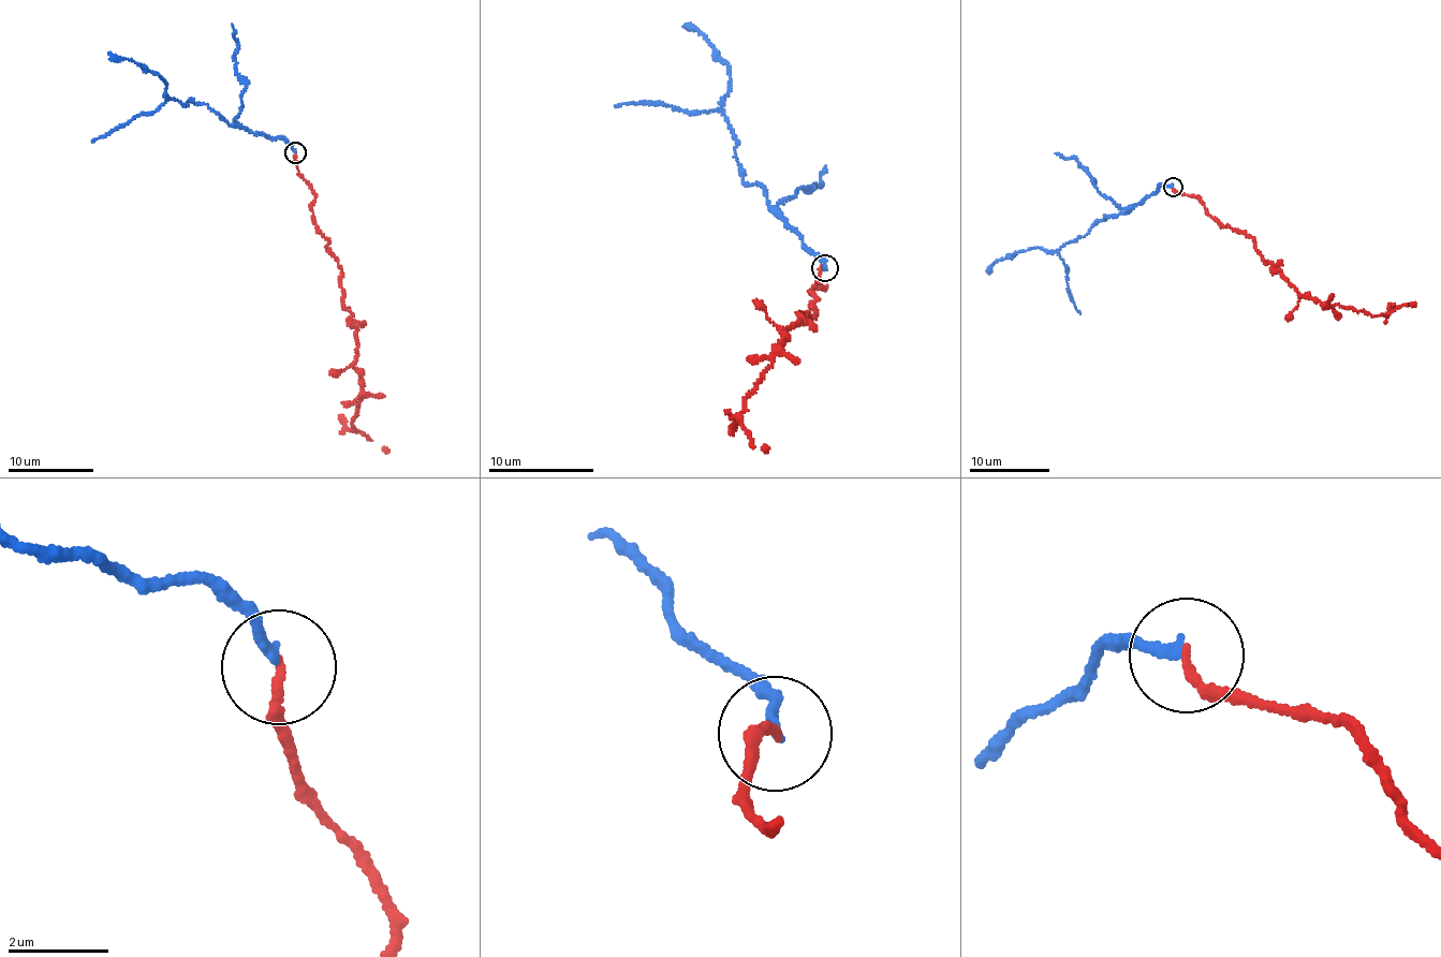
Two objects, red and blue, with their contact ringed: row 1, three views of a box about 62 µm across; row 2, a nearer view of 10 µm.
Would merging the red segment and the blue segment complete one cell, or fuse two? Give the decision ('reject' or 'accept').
reject

